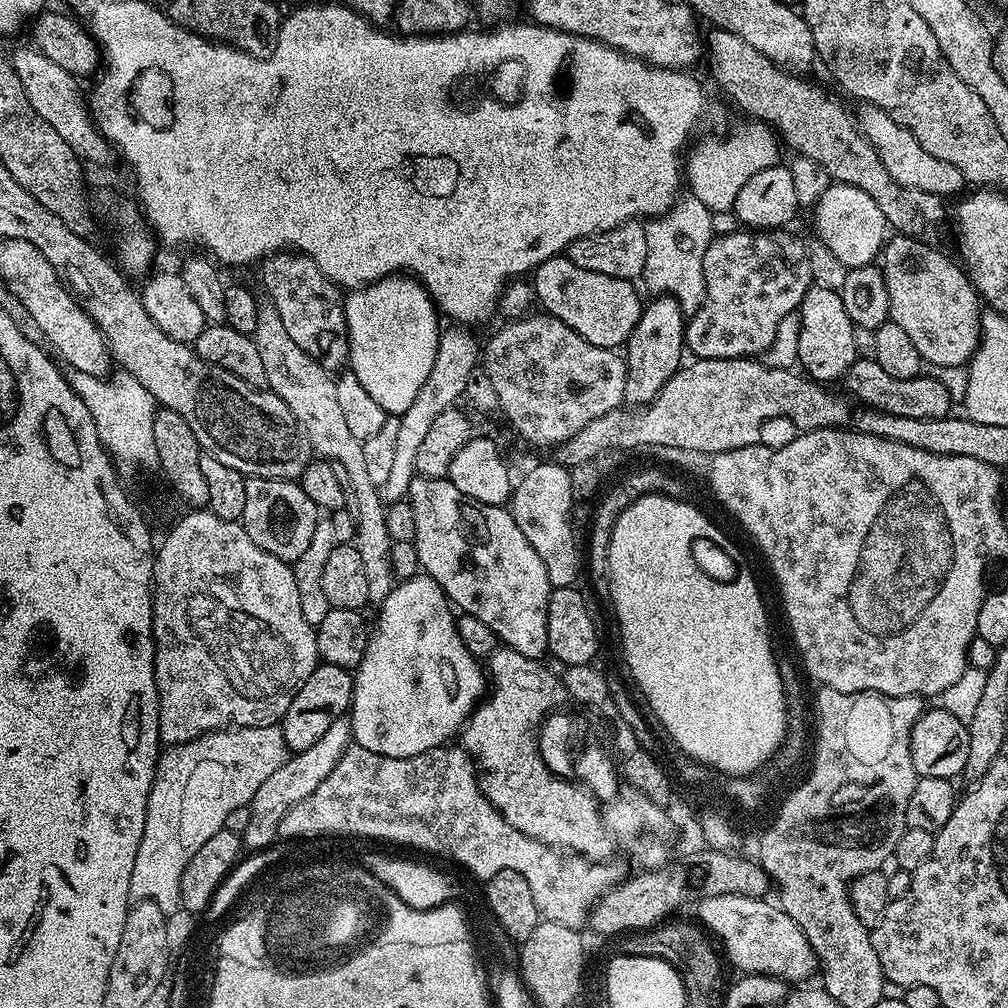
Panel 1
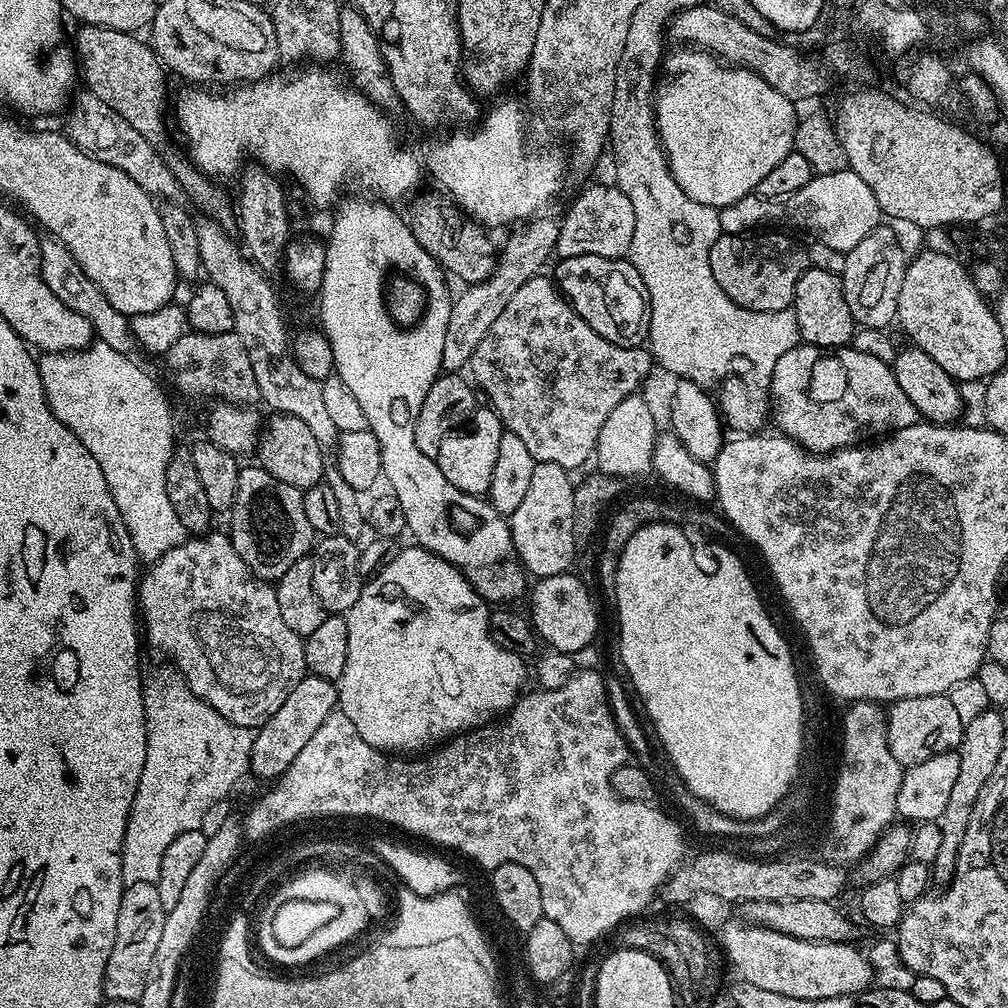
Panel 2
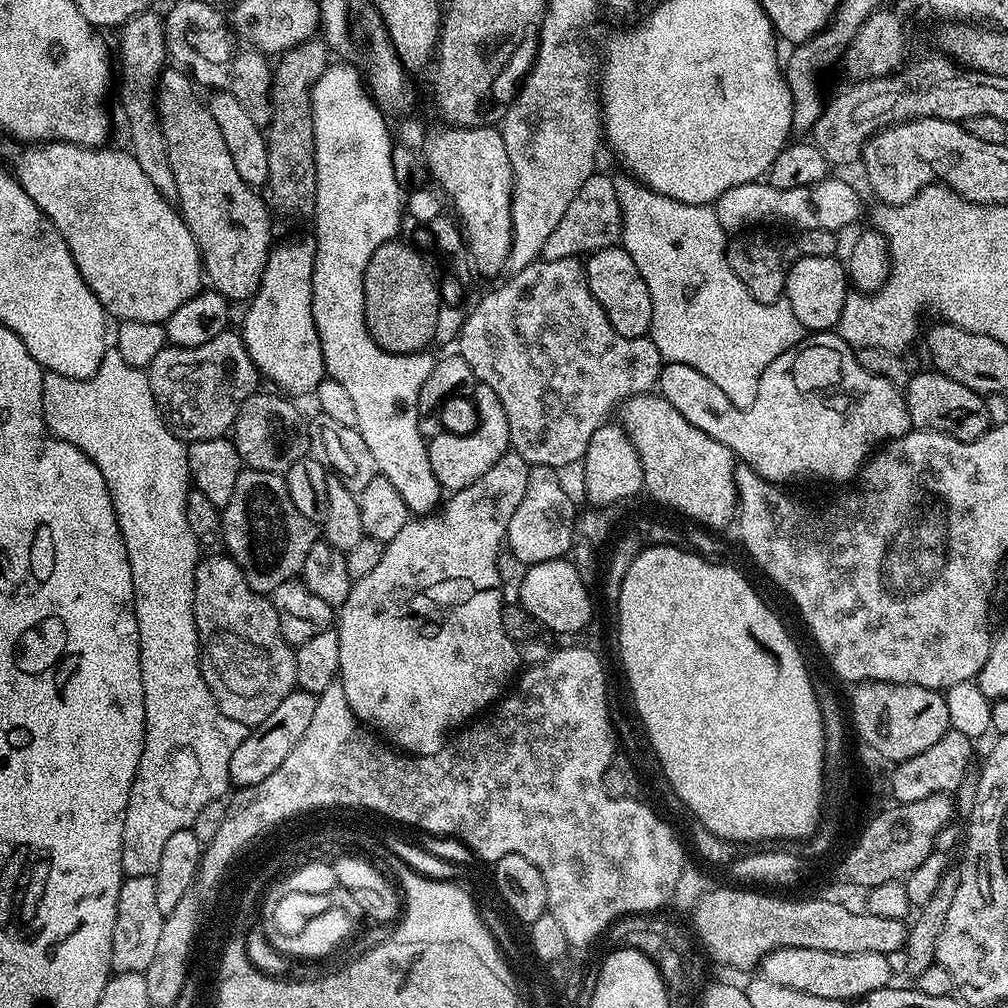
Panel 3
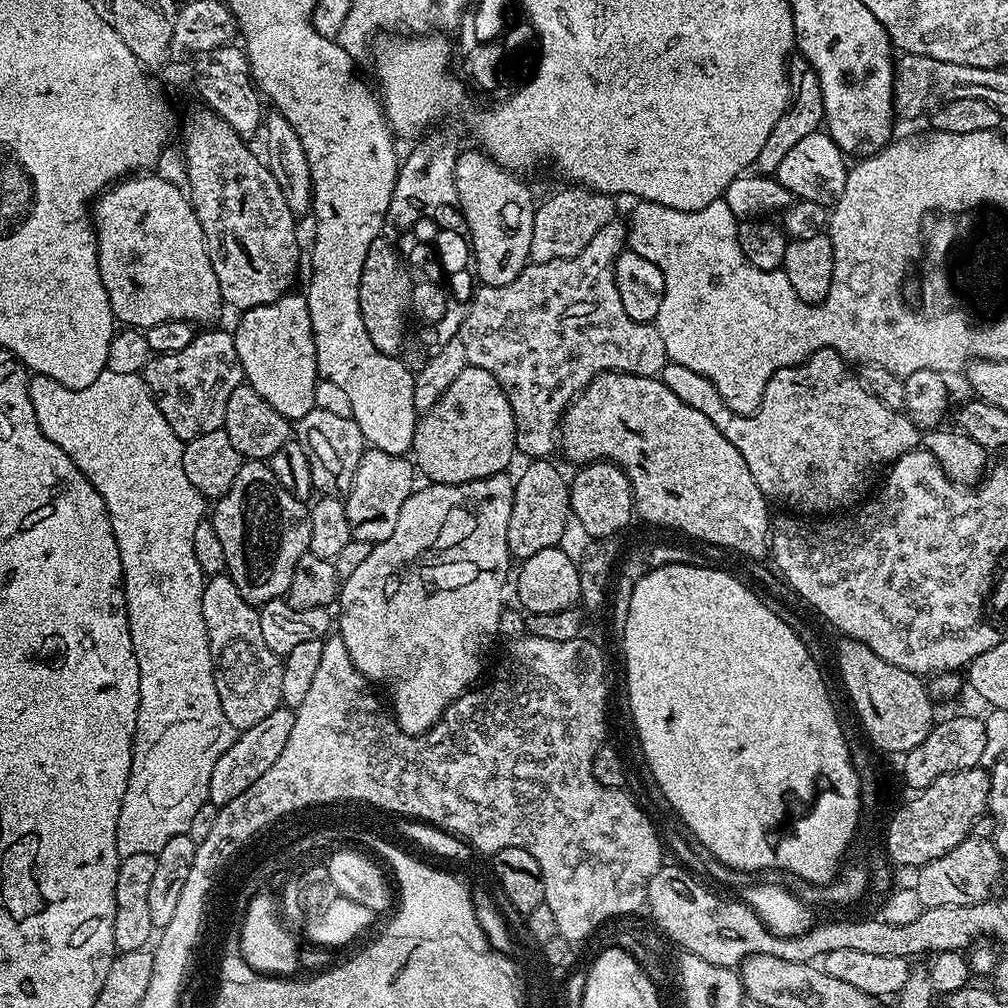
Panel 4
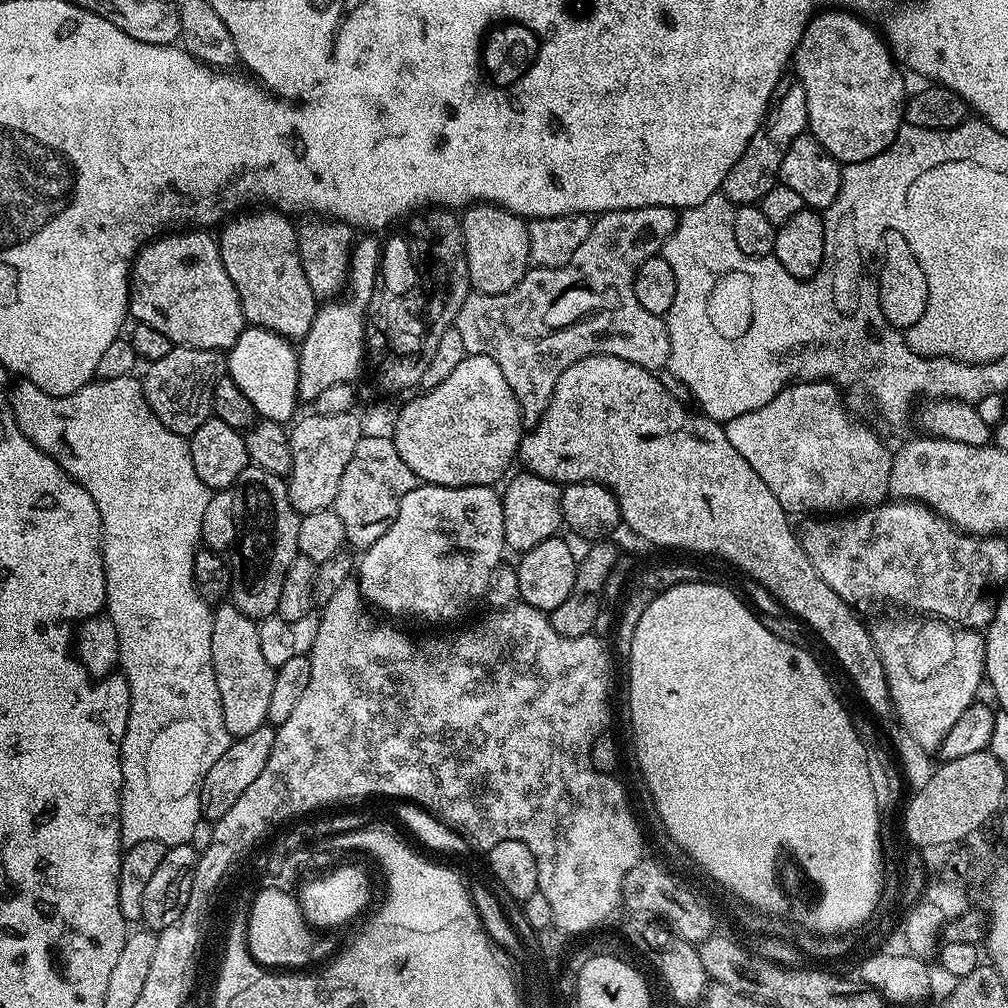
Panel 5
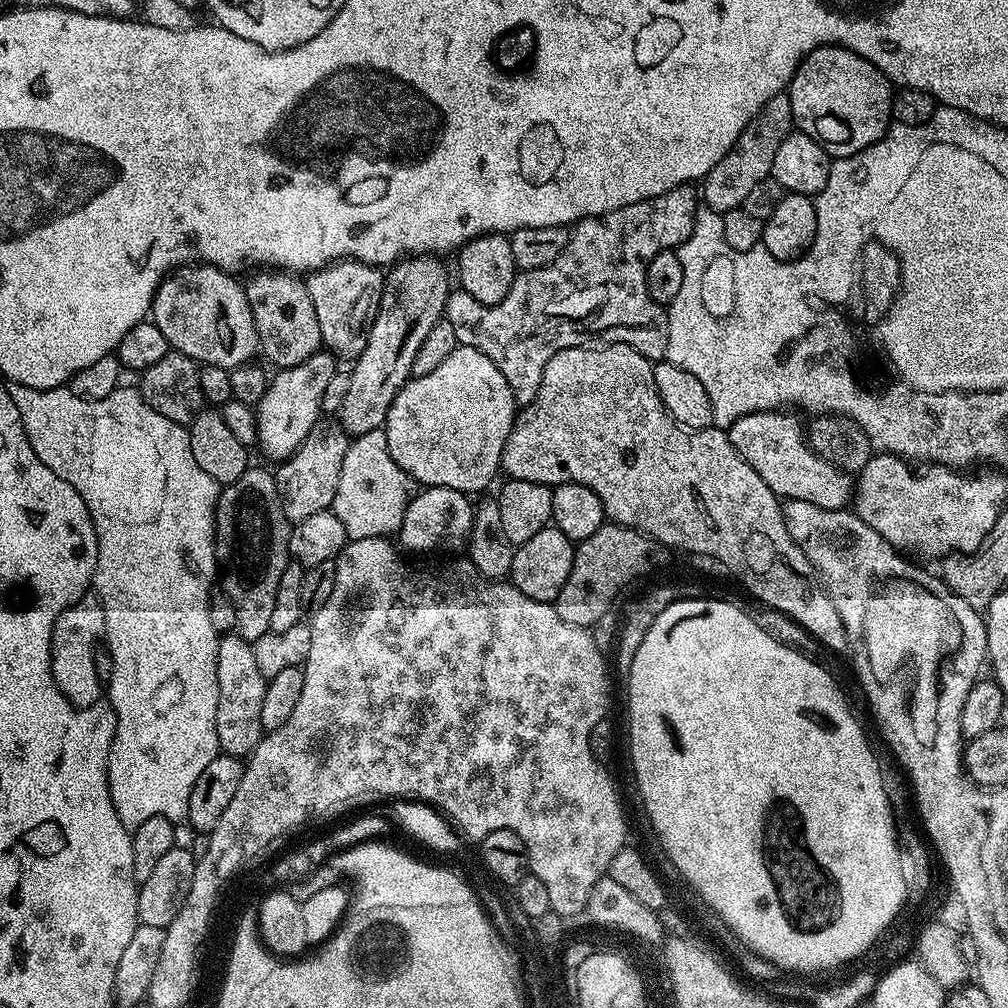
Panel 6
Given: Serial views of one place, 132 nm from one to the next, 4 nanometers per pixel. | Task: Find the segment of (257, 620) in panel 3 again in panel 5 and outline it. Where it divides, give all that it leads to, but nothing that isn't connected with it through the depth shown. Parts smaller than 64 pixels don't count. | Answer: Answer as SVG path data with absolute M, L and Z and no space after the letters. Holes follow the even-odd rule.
M231 602L219 605L212 613L210 654L214 678L218 682L218 694L222 698L222 718L229 734L233 738L245 736L267 724L276 669L266 662L262 654L257 621L242 614L242 610L238 610Z

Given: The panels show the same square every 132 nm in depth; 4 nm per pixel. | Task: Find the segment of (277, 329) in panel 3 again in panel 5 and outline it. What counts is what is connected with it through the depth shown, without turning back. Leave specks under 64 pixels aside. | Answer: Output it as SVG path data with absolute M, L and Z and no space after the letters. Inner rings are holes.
M248 326L239 335L238 342L227 351L226 372L242 394L250 399L251 405L256 408L256 413L261 419L286 424L295 417L294 410L300 400L297 394L297 358L297 349L291 341L264 328Z

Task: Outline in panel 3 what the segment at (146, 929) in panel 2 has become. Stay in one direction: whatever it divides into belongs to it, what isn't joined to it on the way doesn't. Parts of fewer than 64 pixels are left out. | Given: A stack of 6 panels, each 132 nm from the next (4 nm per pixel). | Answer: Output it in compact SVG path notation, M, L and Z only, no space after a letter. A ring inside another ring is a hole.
M129 876L120 883L118 914L112 939L112 966L116 972L147 973L156 963L158 941L164 925L162 910L158 910L158 886L155 876Z

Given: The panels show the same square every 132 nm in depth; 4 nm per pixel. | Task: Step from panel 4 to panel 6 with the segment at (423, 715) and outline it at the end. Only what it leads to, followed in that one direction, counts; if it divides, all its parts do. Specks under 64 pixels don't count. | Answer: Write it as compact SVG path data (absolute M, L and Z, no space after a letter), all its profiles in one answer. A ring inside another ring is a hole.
M425 487L417 491L409 499L406 514L402 518L398 533L399 547L405 553L432 552L435 548L463 549L468 537L472 535L474 504L468 500L471 499L465 493L449 488Z

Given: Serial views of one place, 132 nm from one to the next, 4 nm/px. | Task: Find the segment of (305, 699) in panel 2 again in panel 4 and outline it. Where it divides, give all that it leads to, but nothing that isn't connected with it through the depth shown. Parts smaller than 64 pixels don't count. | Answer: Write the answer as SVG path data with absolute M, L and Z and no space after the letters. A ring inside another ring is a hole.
M281 706L274 710L274 714L262 718L258 726L243 729L230 746L230 750L226 750L226 754L222 754L218 762L214 762L214 774L210 774L209 801L219 806L238 798L242 790L254 786L254 782L258 782L258 778L262 778L262 774L266 774L266 770L274 766L278 754L282 754L282 749L286 746L286 738L290 738L290 730L294 727L295 717L293 709Z

